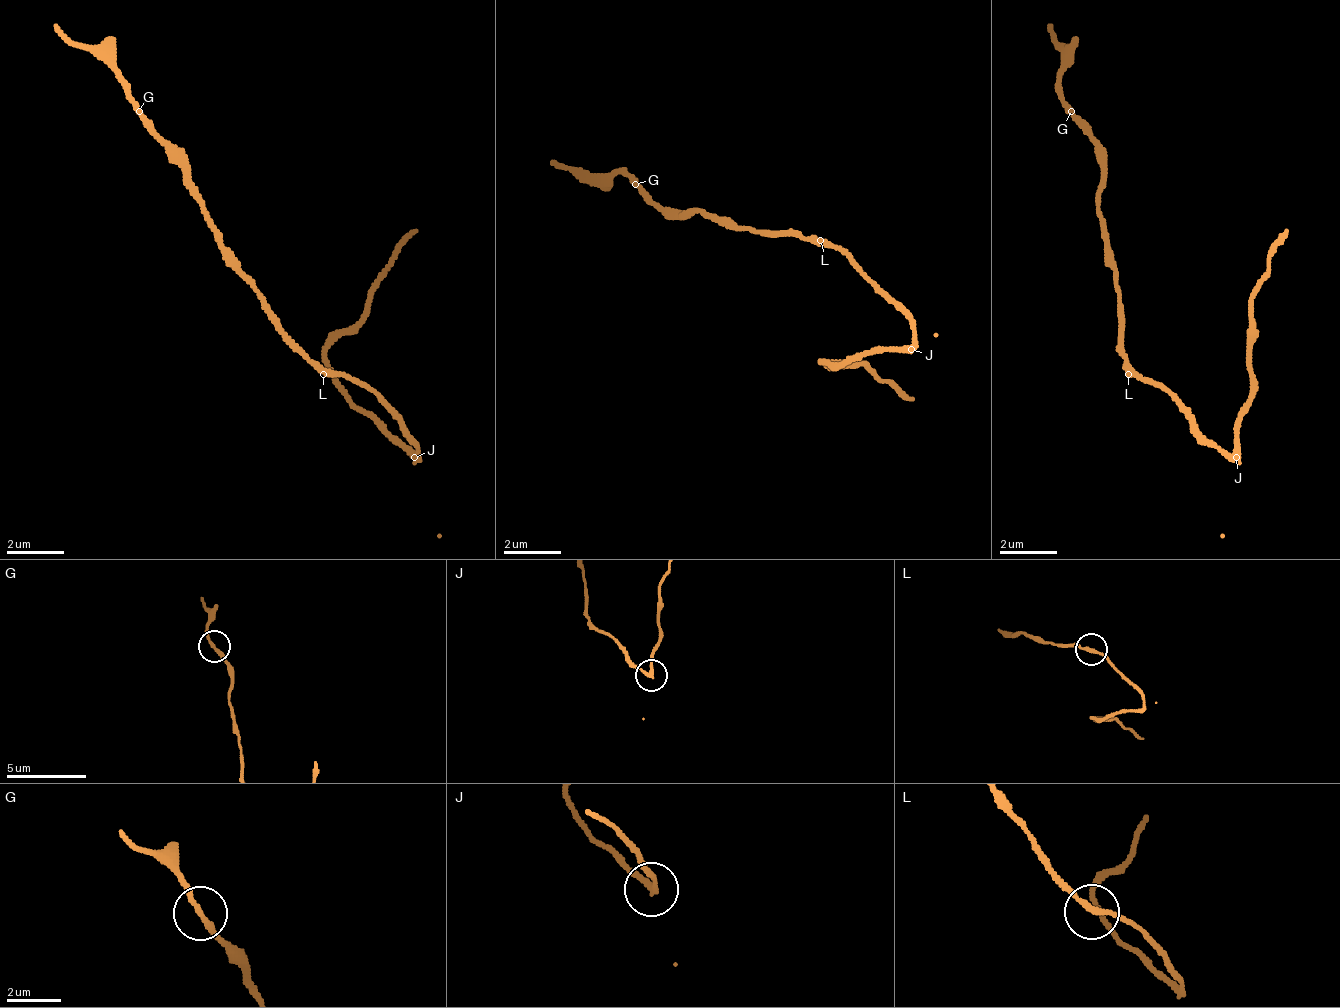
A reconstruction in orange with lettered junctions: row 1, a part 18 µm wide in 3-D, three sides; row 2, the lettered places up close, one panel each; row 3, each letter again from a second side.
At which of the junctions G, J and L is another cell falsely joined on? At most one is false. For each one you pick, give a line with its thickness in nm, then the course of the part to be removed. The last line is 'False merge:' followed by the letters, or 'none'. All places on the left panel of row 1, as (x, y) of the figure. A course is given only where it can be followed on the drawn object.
J: Thickness 180 nm. Course of the part to remove: (416, 459), (352, 402), (323, 352), (416, 232)
False merge: J

